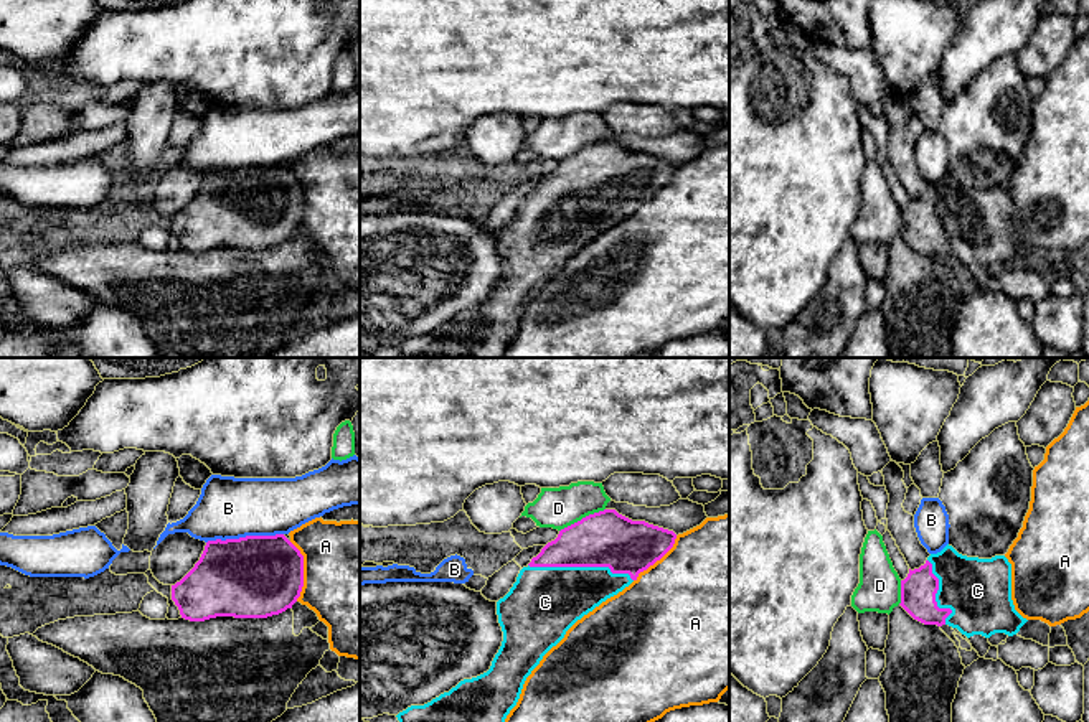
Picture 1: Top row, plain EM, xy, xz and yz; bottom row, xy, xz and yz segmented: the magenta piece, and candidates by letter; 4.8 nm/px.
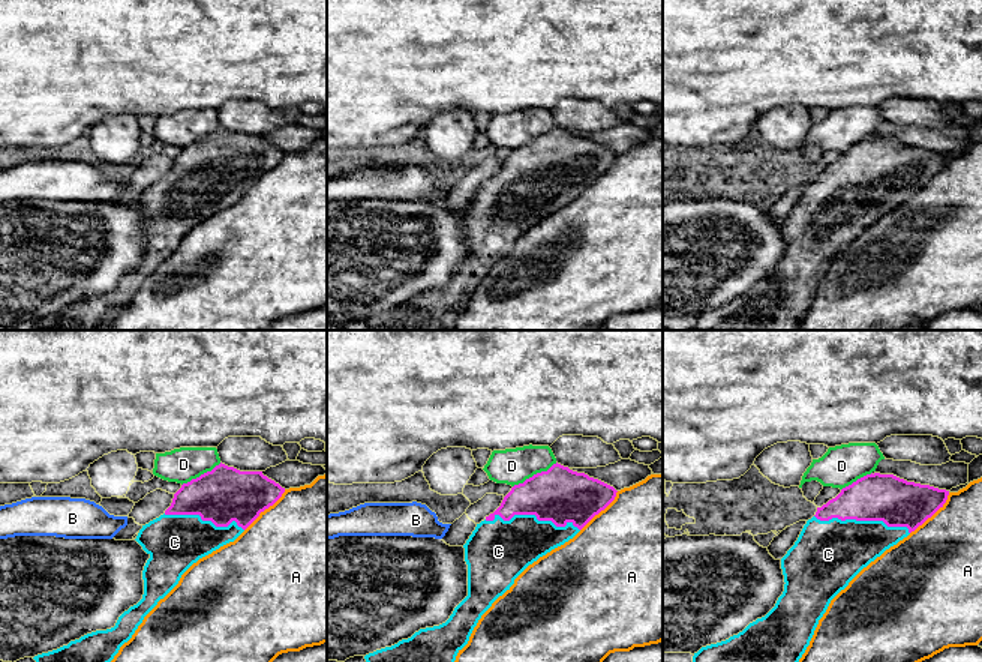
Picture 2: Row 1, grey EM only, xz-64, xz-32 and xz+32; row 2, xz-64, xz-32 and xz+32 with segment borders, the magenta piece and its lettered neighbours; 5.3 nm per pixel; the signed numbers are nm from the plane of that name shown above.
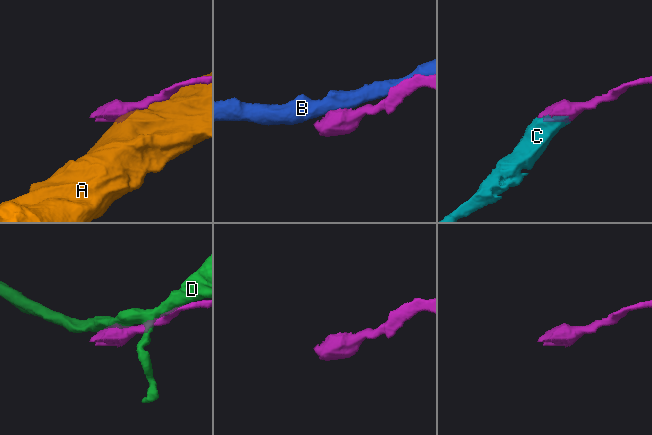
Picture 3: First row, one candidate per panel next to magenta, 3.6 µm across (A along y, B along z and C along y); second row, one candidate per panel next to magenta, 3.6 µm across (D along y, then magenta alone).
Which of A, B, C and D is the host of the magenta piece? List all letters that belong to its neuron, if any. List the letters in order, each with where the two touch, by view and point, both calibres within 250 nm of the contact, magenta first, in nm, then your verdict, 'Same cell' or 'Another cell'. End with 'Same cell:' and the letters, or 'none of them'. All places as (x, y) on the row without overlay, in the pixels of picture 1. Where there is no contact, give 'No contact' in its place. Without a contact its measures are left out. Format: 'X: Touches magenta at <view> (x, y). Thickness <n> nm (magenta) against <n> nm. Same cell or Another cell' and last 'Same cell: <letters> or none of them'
A: Touches magenta at xy (302, 201). Thickness 400 nm (magenta) against 500 nm. Another cell
B: Touches magenta at xy (246, 167). Thickness 400 nm (magenta) against 300 nm. Another cell
C: Touches magenta at xz (581, 196). Thickness 280 nm (magenta) against 360 nm. Same cell
D: Touches magenta at xz (583, 149). Thickness 280 nm (magenta) against 200 nm. Another cell
Same cell: C

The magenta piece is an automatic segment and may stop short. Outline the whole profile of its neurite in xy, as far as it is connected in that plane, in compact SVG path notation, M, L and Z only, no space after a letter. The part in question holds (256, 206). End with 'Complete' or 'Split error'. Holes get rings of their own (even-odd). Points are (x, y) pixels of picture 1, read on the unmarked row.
M284 166L208 171L200 191L175 216L172 231L182 249L267 249L300 227L304 186Z. Complete

